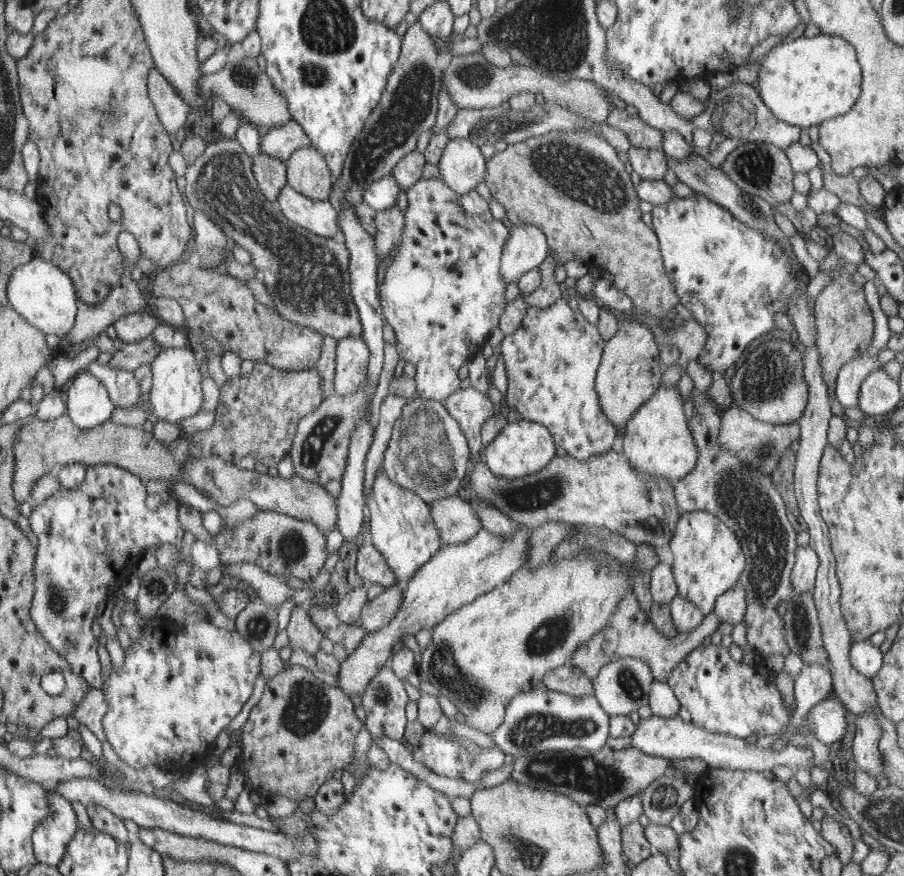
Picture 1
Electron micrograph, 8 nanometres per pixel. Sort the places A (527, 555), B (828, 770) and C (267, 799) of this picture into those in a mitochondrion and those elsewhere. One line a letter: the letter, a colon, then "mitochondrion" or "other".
A: other
B: other
C: other

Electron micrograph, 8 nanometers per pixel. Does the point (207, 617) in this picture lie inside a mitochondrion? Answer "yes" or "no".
no

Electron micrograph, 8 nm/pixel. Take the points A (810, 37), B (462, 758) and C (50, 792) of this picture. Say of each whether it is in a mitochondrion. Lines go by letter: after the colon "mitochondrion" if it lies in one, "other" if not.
A: other
B: other
C: other

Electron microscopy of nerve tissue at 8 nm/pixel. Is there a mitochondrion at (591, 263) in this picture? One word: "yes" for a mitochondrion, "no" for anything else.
no

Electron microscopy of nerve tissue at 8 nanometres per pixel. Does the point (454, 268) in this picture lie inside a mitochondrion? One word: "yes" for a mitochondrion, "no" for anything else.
no

